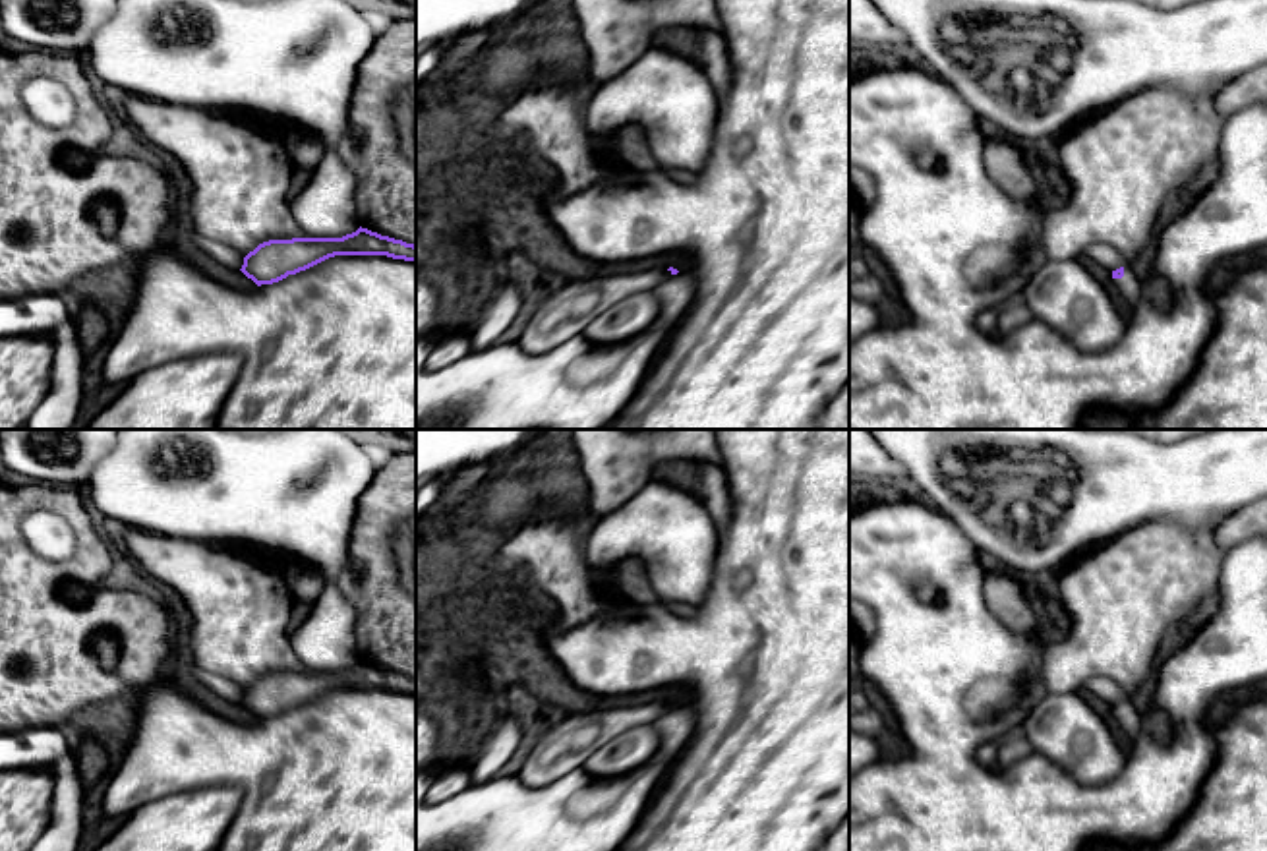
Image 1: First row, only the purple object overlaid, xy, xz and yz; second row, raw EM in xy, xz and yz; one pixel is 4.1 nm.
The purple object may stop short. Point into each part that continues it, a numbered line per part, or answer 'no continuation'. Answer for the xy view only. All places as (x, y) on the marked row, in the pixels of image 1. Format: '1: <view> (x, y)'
no continuation

